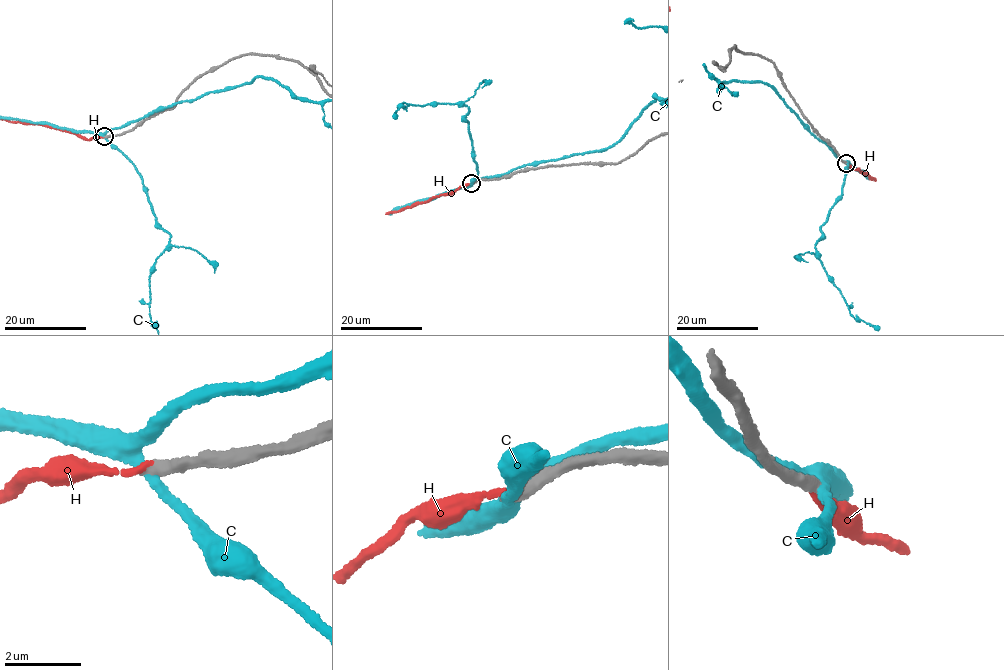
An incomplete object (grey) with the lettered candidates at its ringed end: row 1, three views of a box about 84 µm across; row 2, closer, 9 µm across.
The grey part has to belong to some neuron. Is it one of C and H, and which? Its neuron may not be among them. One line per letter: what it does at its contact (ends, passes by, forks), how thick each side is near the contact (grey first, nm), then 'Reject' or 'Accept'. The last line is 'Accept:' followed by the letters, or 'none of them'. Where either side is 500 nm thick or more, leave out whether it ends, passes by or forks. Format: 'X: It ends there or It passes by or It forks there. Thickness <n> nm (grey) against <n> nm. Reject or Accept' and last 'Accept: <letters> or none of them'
C: It passes by. Thickness 320 nm (grey) against 280 nm. Reject
H: It ends there. Thickness 320 nm (grey) against 160 nm. Accept
Accept: H

